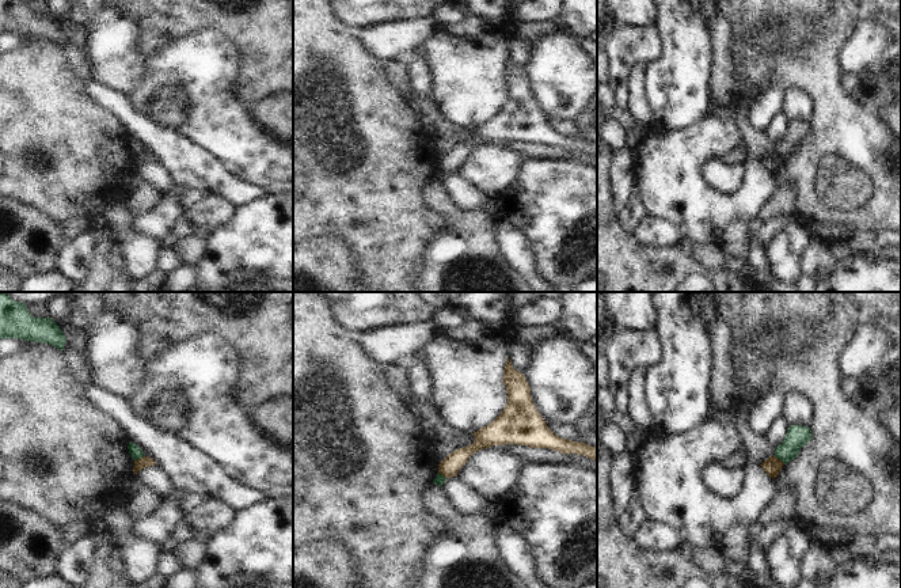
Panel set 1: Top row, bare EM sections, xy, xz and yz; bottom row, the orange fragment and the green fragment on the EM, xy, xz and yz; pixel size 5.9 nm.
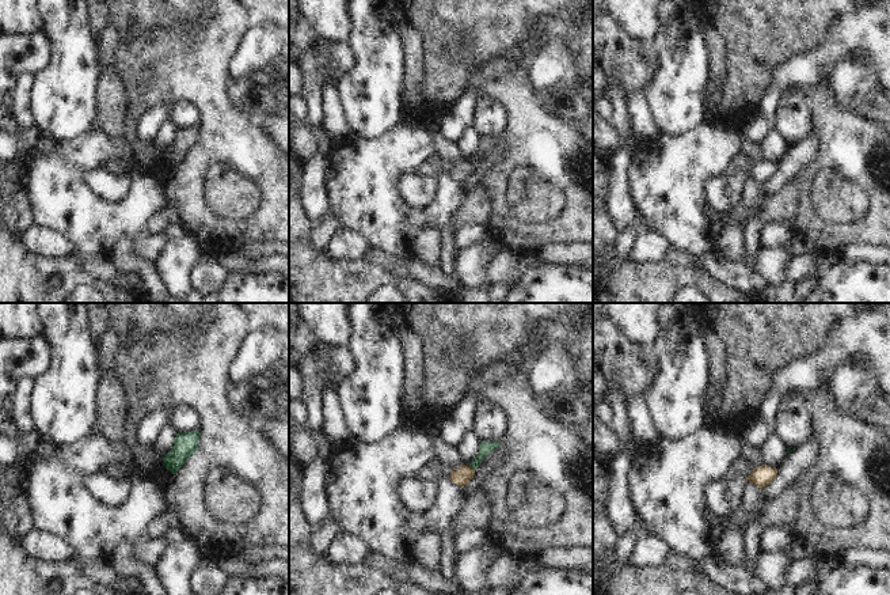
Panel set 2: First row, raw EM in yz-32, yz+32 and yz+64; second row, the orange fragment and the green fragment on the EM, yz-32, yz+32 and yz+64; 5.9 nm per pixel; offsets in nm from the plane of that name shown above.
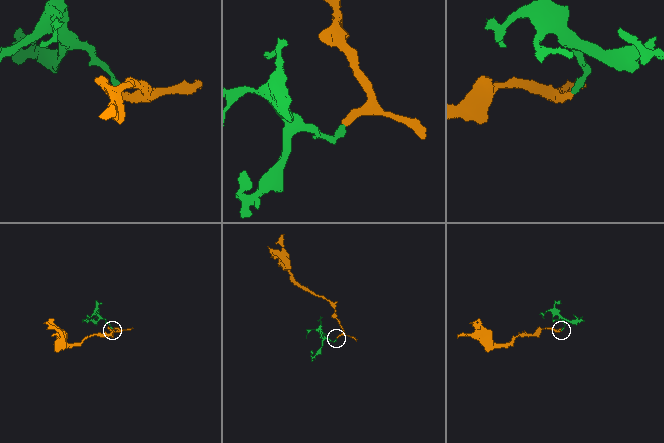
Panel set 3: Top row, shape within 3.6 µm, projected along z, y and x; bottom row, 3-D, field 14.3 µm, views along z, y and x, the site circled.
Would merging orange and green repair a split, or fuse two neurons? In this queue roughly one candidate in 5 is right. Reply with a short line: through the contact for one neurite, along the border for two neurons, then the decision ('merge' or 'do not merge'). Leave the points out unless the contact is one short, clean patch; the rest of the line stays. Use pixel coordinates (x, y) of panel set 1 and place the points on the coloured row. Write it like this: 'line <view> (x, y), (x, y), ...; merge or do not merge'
line xy (144, 455), (135, 461); do not merge

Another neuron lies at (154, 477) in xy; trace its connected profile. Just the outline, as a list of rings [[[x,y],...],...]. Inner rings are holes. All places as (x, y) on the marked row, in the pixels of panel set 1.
[[[149,466],[137,473],[142,486],[148,486],[155,490],[160,500],[166,500],[172,493],[172,483],[161,467]]]

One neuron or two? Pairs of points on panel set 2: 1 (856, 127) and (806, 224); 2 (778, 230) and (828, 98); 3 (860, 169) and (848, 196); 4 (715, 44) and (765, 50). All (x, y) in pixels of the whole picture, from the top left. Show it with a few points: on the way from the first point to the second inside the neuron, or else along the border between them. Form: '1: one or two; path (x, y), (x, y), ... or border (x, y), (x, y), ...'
1: one; path (833, 151), (806, 178), (806, 200)
2: two; border (795, 219), (797, 234)
3: two; border (826, 167), (855, 182), (868, 196), (867, 212)
4: two; border (711, 25), (723, 37), (726, 48), (725, 76)

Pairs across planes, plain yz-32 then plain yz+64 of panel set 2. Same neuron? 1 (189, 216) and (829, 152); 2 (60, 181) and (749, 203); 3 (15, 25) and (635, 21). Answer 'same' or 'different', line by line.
1: same
2: same
3: same

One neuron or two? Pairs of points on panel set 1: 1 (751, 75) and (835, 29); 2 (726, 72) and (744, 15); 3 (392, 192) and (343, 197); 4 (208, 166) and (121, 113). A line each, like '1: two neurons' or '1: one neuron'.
1: two neurons
2: two neurons
3: one neuron
4: one neuron

